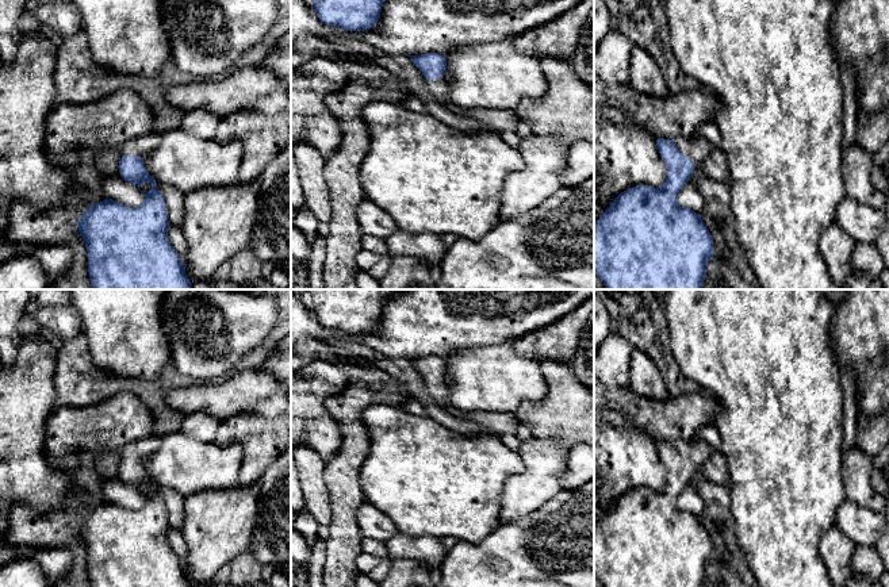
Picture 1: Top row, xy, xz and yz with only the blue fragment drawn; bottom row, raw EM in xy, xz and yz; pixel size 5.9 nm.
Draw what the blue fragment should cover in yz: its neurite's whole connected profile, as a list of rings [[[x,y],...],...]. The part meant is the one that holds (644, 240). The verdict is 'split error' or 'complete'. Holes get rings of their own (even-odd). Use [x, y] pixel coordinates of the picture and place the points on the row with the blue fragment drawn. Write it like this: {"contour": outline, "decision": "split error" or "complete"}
{"contour": [[[698,133],[689,139],[658,138],[656,146],[667,166],[664,184],[621,192],[594,223],[594,273],[606,289],[701,289],[706,277],[712,235],[701,215],[678,204],[678,193],[694,166],[716,147]]], "decision": "split error"}

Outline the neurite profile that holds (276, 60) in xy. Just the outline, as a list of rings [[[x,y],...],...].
[[[291,46],[269,49],[258,66],[271,70],[281,81],[284,91],[291,95]]]

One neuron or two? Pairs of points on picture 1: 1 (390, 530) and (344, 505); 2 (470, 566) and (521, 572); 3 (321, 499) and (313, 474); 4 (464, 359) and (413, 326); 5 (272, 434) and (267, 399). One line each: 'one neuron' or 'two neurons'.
1: two neurons
2: one neuron
3: one neuron
4: two neurons
5: two neurons

